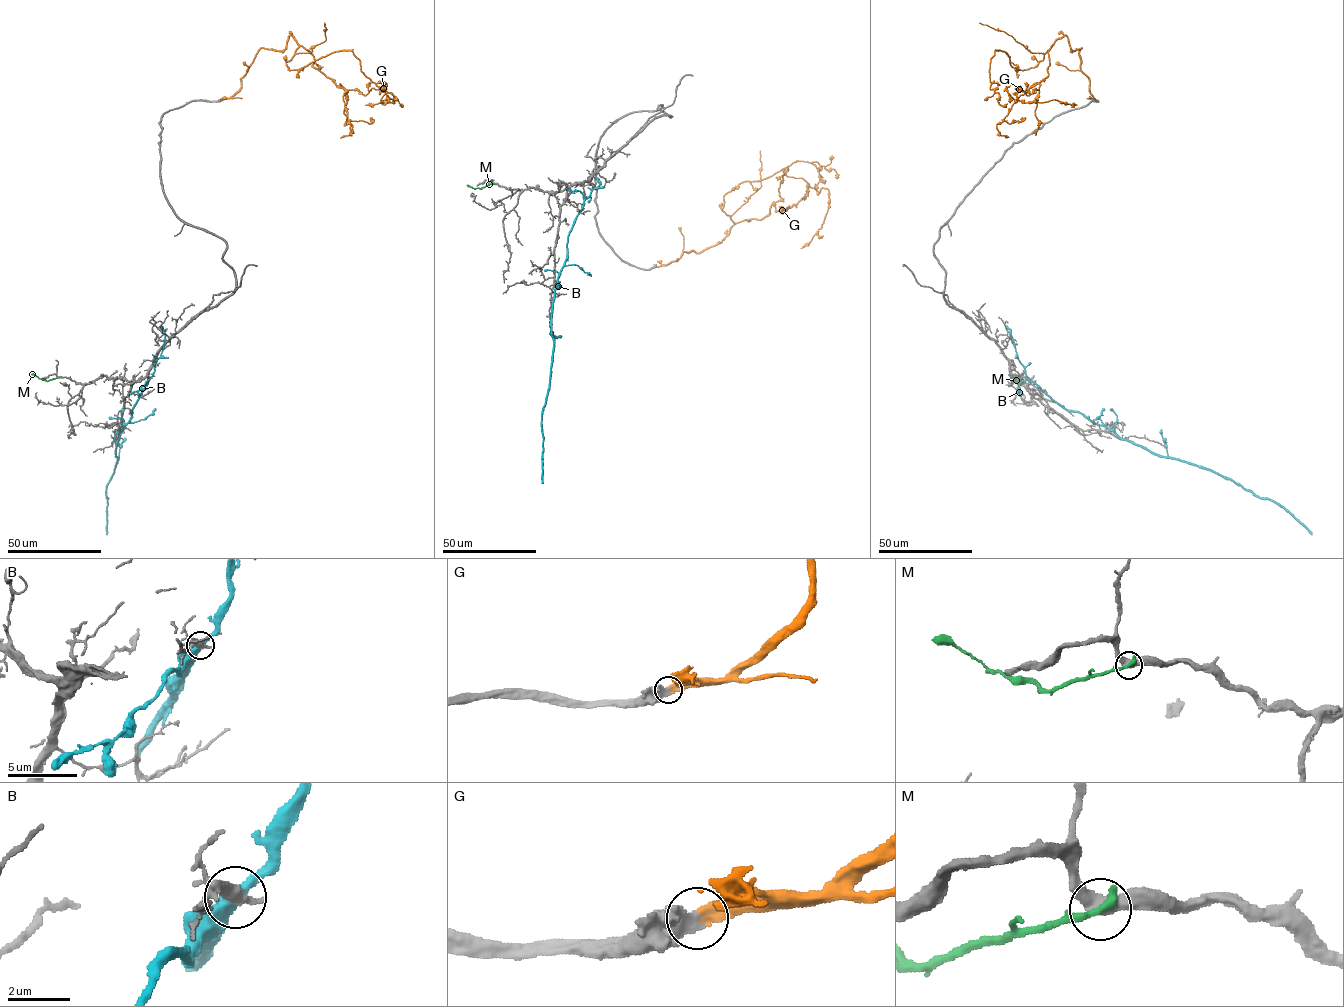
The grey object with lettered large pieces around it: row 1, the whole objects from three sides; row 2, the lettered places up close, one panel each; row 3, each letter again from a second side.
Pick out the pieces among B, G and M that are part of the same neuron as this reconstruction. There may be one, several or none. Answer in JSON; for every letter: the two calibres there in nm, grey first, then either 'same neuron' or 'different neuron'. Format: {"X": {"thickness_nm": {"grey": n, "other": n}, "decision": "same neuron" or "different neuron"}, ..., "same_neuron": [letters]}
{"B": {"thickness_nm": {"grey": 440, "other": 480}, "decision": "different neuron"}, "G": {"thickness_nm": {"grey": 500, "other": 440}, "decision": "same neuron"}, "M": {"thickness_nm": {"grey": 440, "other": 360}, "decision": "different neuron"}, "same_neuron": ["G"]}

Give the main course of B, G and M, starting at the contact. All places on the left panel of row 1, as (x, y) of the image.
B: (150, 377), (117, 441), (117, 462), (106, 488), (106, 535)
G: (221, 99), (261, 48), (283, 50), (291, 35), (336, 85), (364, 95), (383, 86), (393, 102), (365, 105)
M: (58, 377), (46, 381), (31, 374)

